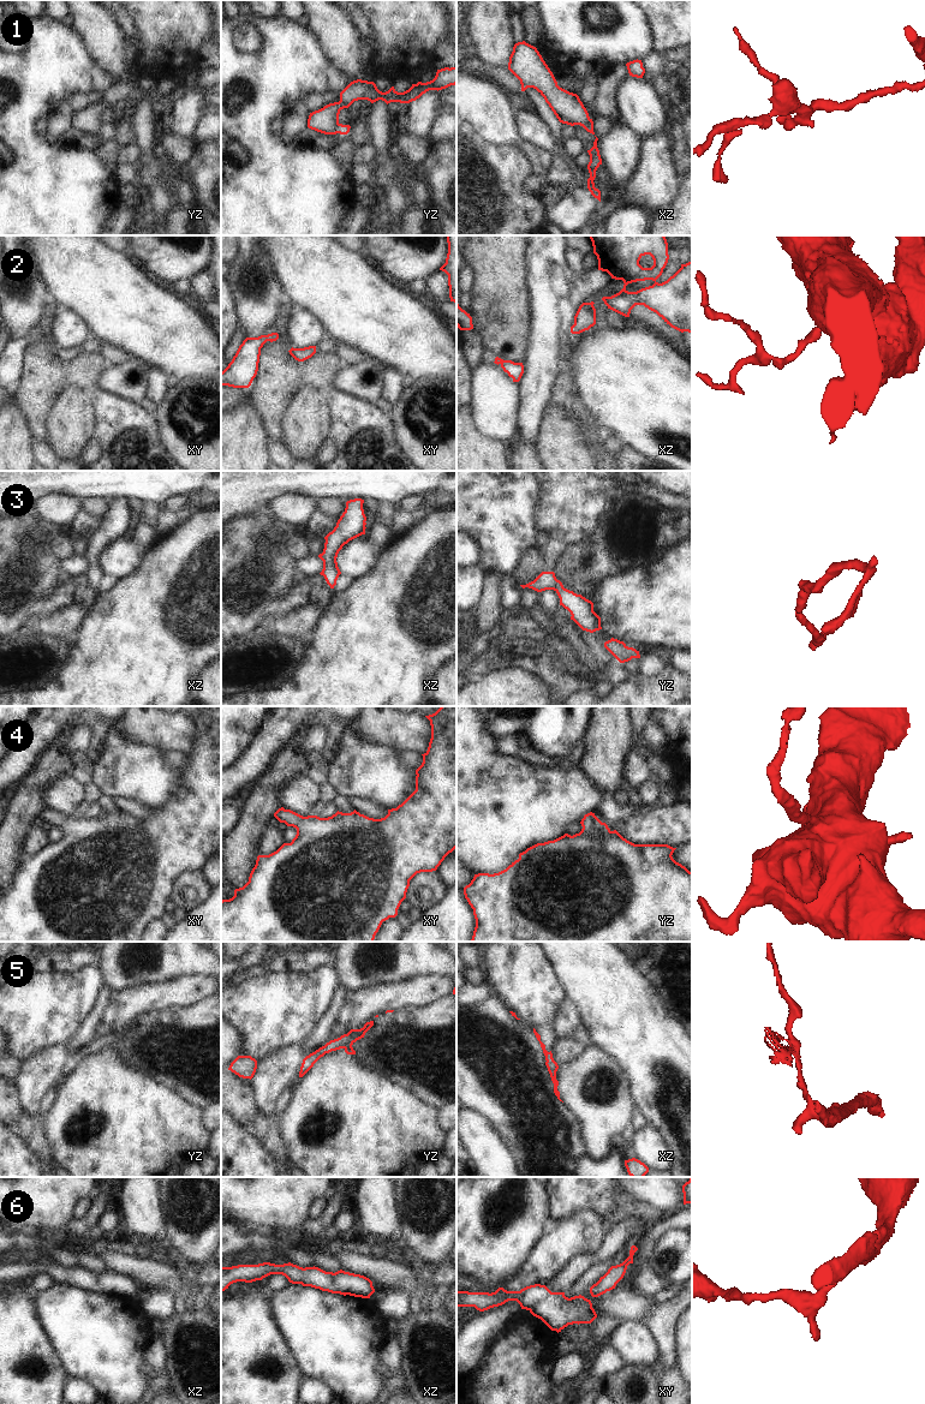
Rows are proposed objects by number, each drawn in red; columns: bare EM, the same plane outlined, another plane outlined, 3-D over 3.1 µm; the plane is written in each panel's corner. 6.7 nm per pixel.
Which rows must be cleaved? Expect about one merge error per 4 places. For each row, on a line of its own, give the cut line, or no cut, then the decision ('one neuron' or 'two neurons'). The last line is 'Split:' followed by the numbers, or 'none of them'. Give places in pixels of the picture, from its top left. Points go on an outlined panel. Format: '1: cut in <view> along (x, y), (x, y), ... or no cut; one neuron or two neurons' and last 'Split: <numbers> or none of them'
1: no cut; one neuron
2: no cut; one neuron
3: no cut; one neuron
4: no cut; one neuron
5: no cut; one neuron
6: no cut; one neuron
Split: none of them

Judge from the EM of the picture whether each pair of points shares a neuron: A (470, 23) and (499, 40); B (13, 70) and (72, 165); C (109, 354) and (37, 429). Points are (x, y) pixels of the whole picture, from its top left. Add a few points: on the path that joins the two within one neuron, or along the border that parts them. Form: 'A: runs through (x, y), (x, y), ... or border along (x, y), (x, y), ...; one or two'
A: runs through (477, 23), (482, 23), (491, 33); one
B: runs through (22, 97), (22, 130), (45, 153); one
C: border along (100, 353), (108, 362); two

